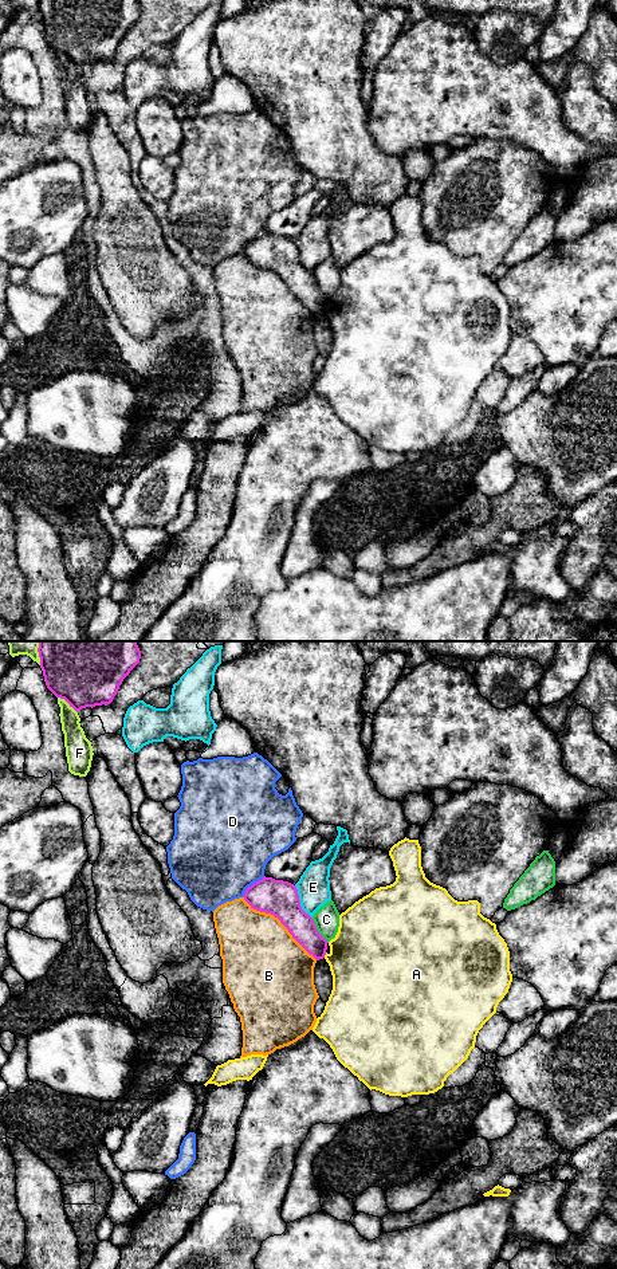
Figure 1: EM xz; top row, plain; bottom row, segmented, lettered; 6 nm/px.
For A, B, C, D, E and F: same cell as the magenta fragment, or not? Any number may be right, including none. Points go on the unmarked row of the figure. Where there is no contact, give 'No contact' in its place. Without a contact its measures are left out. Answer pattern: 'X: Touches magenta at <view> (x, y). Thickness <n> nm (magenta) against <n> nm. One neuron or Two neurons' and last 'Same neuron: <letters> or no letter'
A: Touches magenta at xz (325, 310). Thickness 160 nm (magenta) against 460 nm. Two neurons
B: Touches magenta at xz (281, 278). Thickness 220 nm (magenta) against 460 nm. Two neurons
C: Touches magenta at xz (317, 286). Thickness 190 nm (magenta) against 150 nm. Two neurons
D: Touches magenta at xz (252, 240). Thickness 220 nm (magenta) against 500 nm. Two neurons
E: Touches magenta at xz (299, 258). Thickness 220 nm (magenta) against 190 nm. Two neurons
F: Touches magenta at xz (67, 58). Thickness 380 nm (magenta) against 140 nm. Two neurons
Same neuron: no letter

